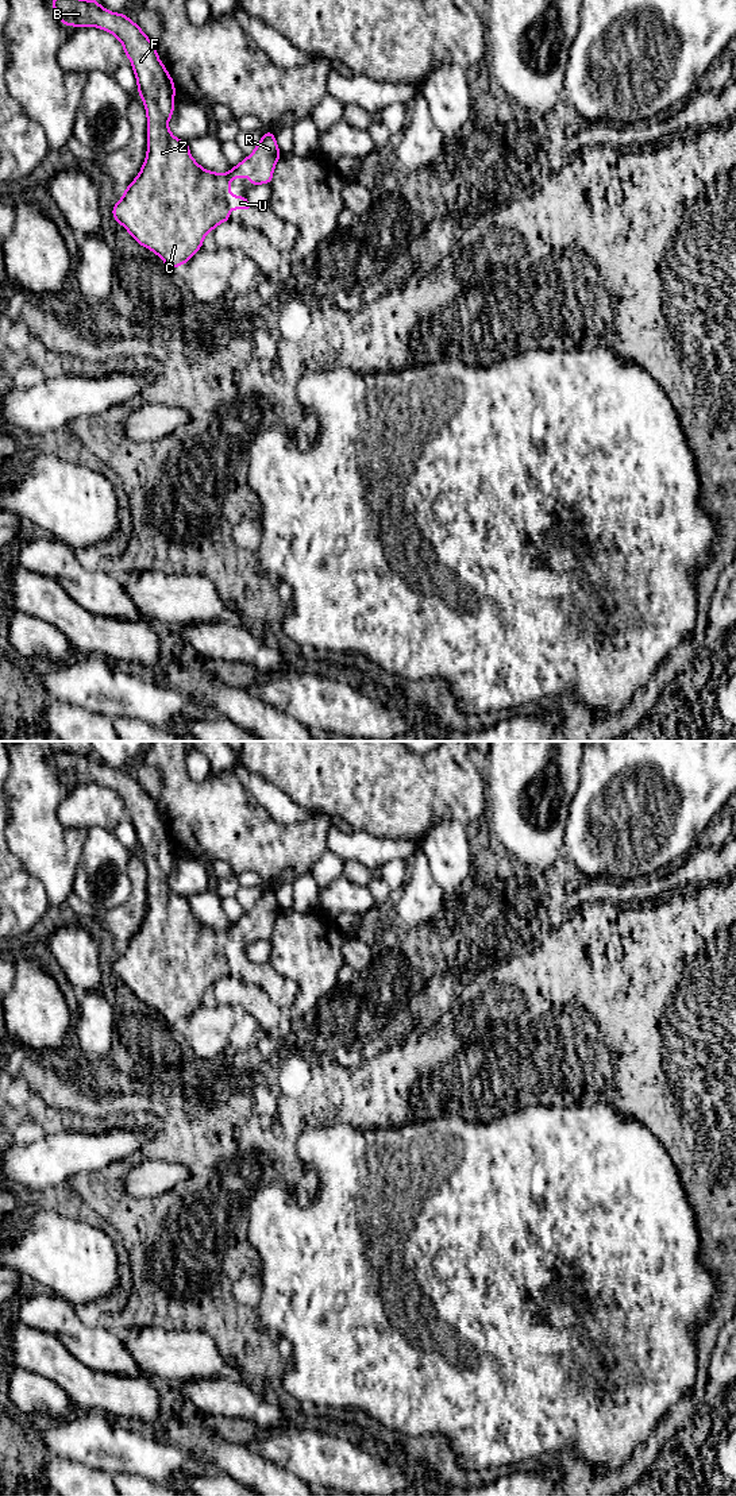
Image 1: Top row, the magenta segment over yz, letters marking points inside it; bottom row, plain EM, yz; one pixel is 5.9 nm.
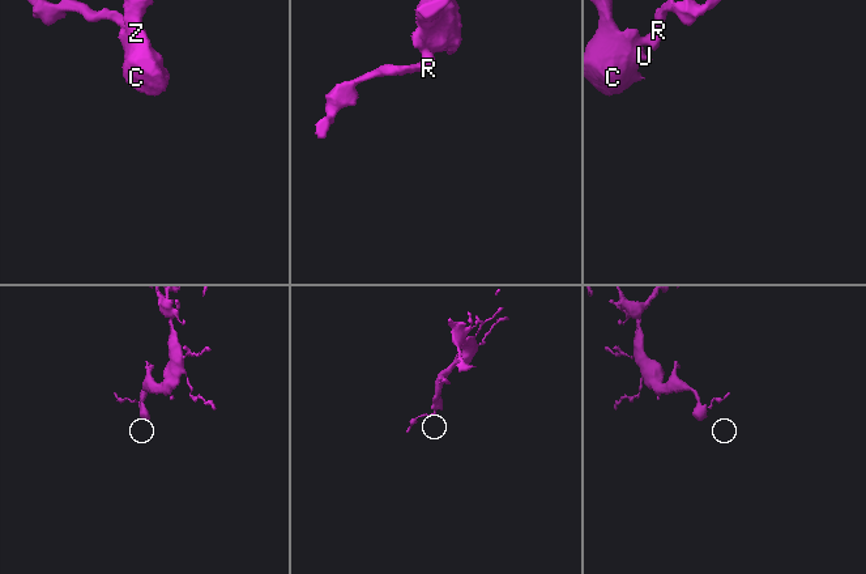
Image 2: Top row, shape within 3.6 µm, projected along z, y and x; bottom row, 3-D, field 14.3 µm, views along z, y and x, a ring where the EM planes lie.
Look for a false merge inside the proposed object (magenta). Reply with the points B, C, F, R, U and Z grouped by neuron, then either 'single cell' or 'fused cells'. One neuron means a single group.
B C F R U Z; single cell

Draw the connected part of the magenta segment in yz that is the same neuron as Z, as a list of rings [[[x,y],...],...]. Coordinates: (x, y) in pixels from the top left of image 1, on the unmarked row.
[[[58,752],[53,755],[51,762],[62,780],[77,784],[86,782],[103,784],[113,790],[123,801],[136,833],[138,849],[146,863],[147,911],[140,929],[124,946],[112,971],[140,1002],[162,1014],[169,1026],[185,1021],[200,1006],[205,991],[217,980],[230,976],[231,965],[254,964],[246,953],[230,949],[231,934],[248,933],[250,941],[271,940],[275,918],[281,911],[274,890],[266,887],[255,906],[228,929],[212,929],[203,925],[192,914],[188,899],[174,894],[167,883],[174,867],[174,838],[158,814],[154,799],[139,782],[124,770],[105,766],[95,755]]]

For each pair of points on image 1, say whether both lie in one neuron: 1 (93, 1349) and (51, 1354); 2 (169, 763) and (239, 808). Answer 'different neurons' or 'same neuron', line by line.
1: different neurons
2: same neuron

